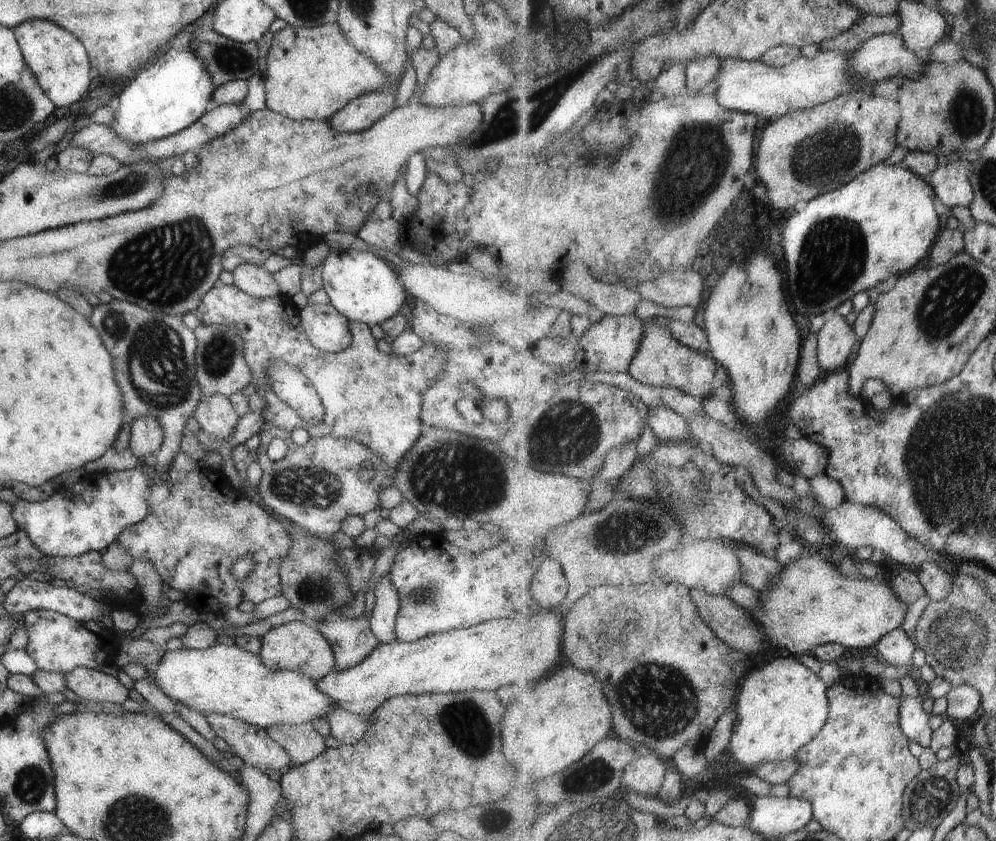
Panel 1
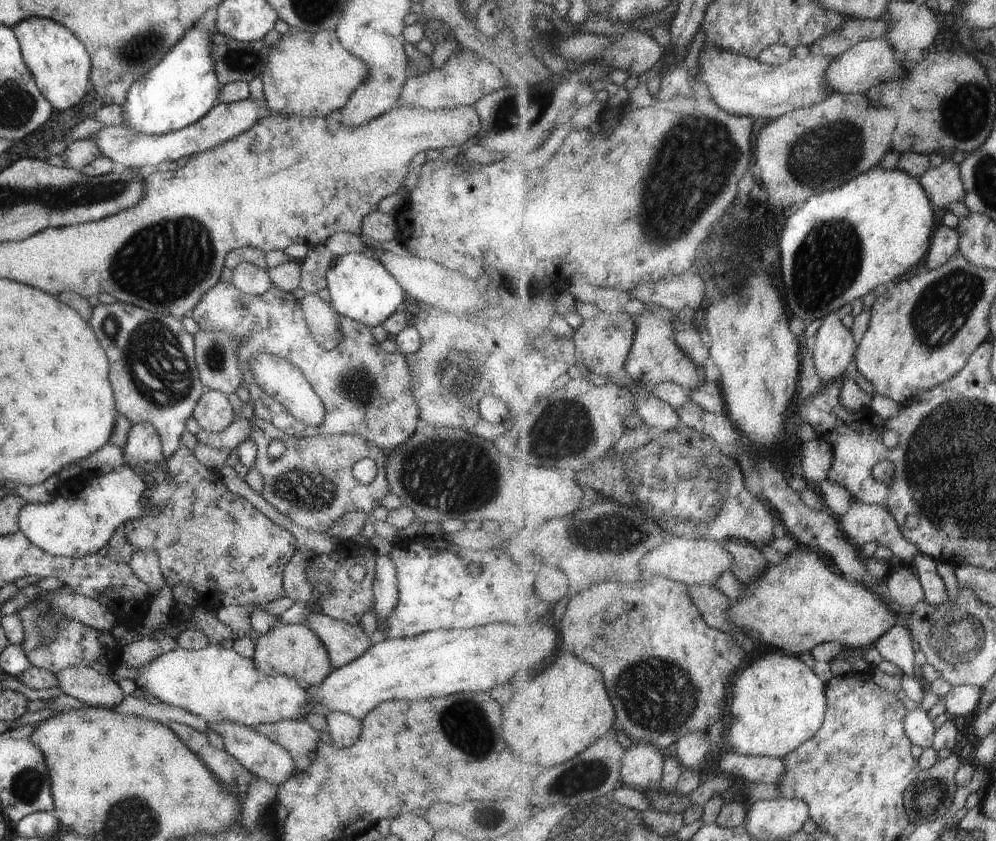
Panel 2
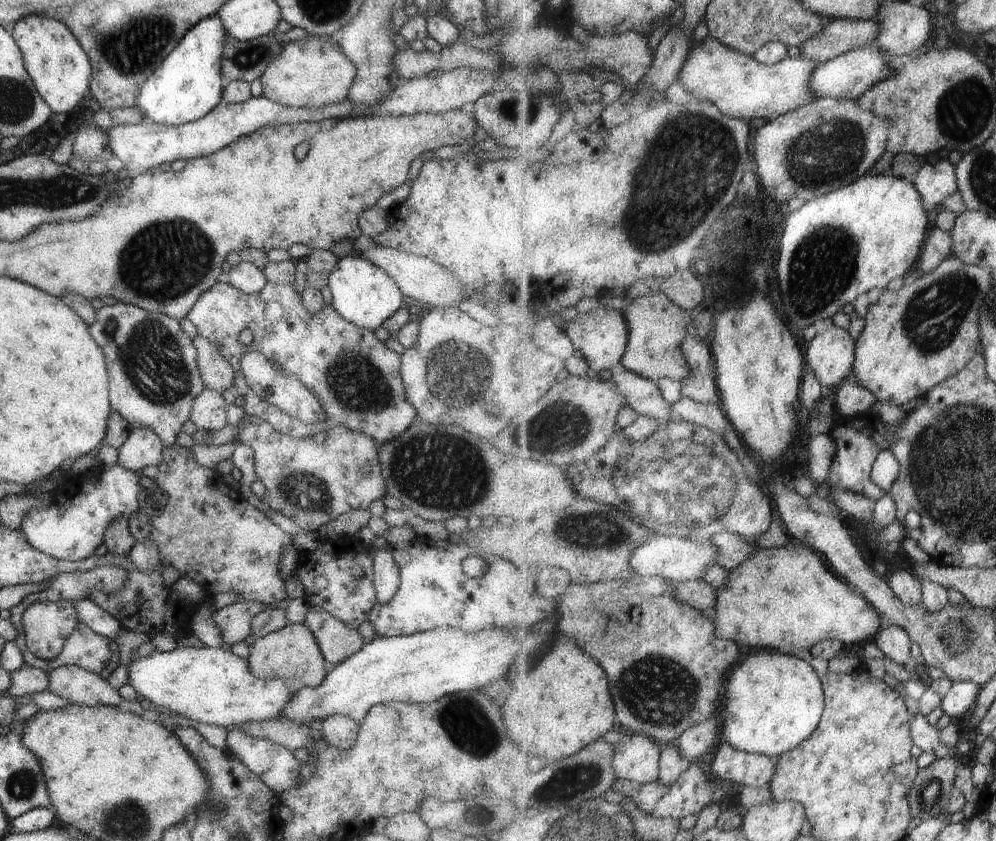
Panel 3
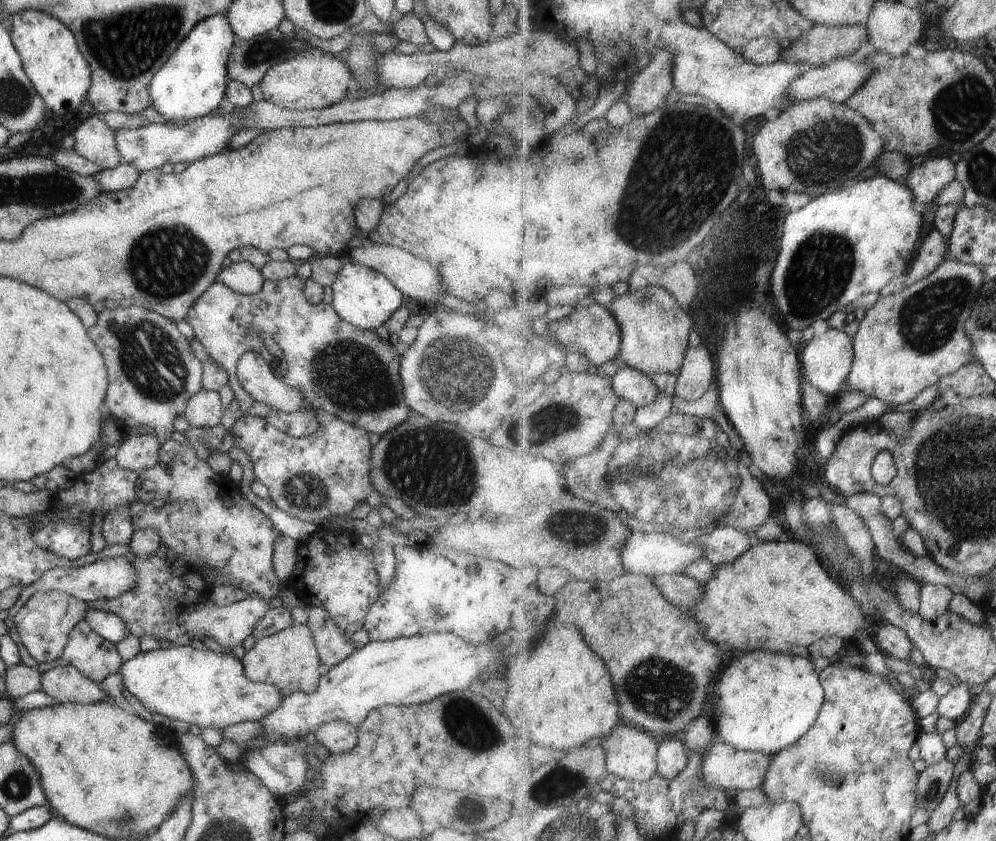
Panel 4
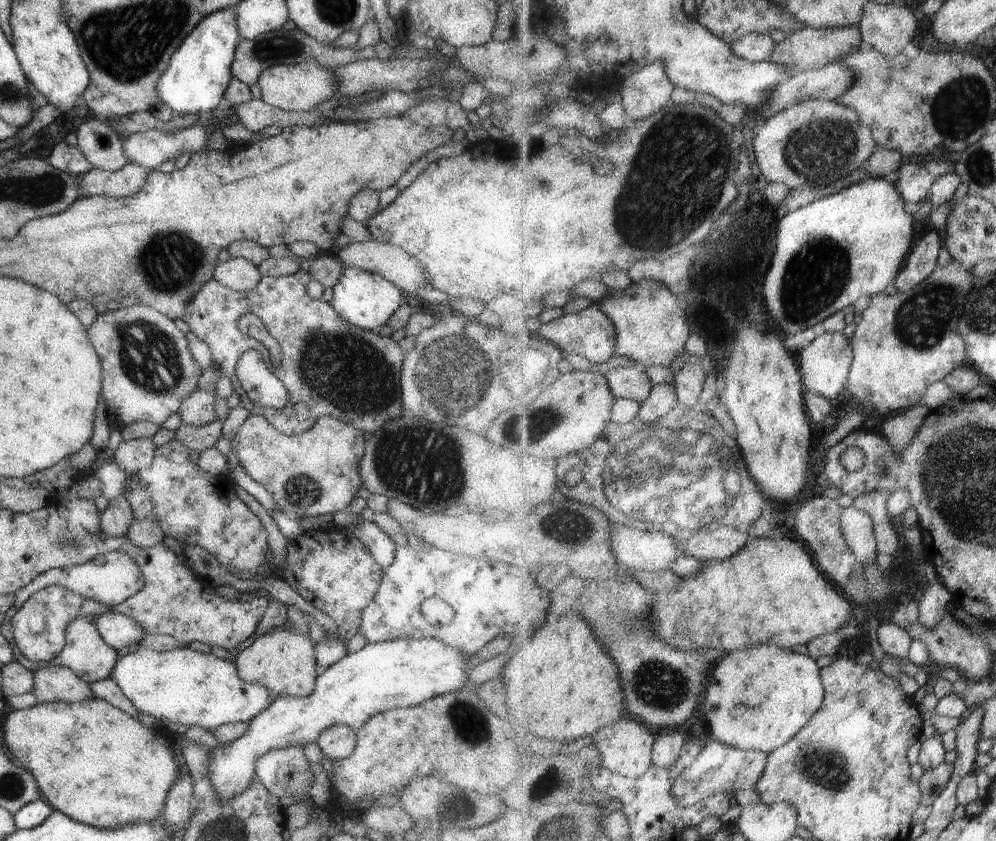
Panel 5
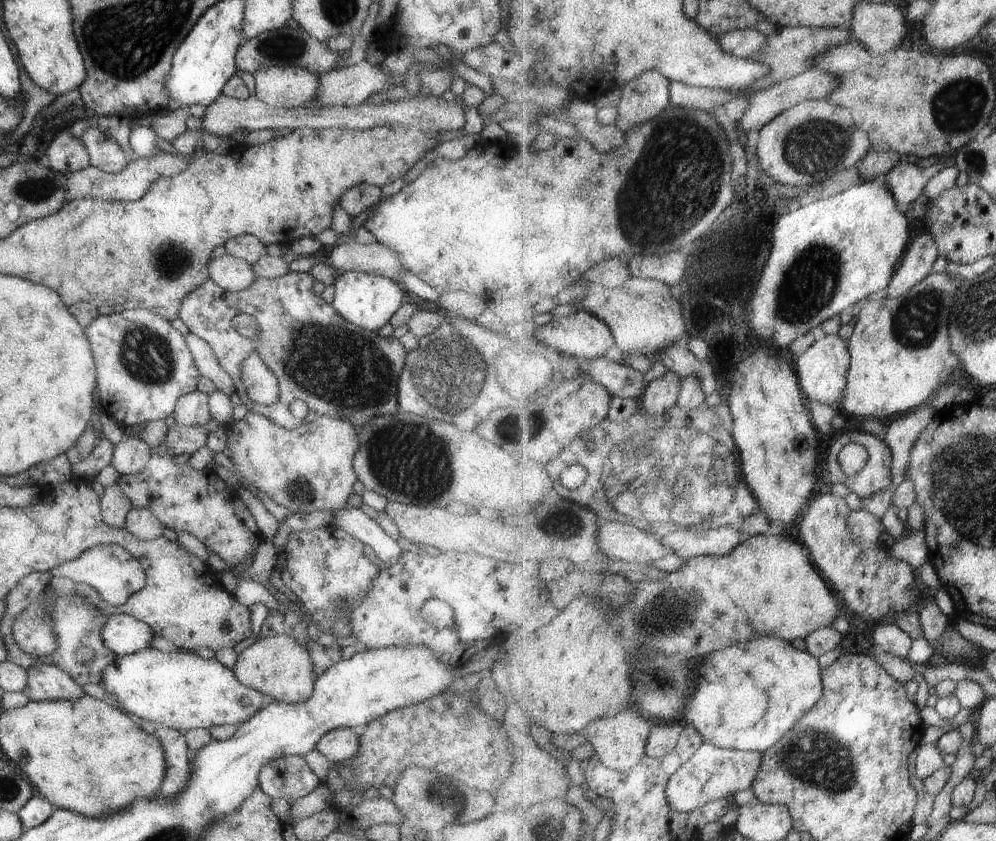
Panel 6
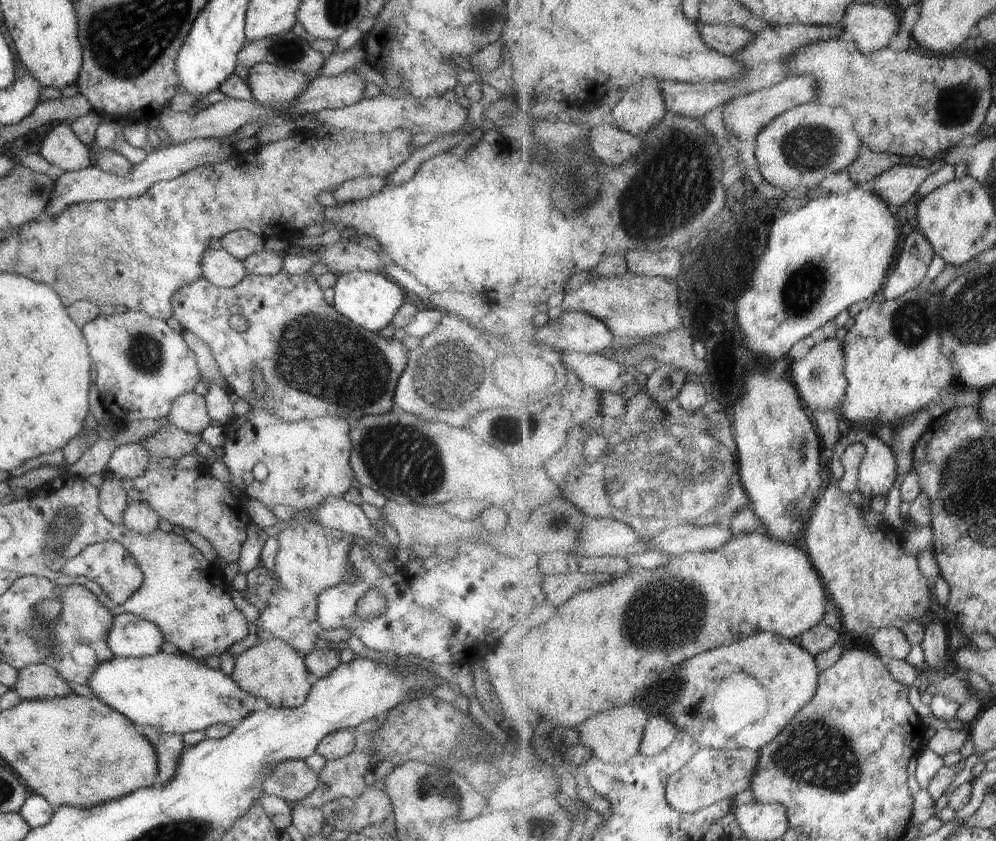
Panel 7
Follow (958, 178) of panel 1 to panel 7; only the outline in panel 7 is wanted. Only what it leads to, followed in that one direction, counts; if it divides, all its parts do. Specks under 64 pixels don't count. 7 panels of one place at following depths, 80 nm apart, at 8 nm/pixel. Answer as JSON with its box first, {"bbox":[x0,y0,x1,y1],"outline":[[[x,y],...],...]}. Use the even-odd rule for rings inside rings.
{"bbox":[874,158,948,207],"outline":[[[941,158],[941,162],[934,160],[931,168],[921,166],[895,166],[891,170],[877,176],[874,180],[874,192],[883,198],[889,206],[900,207],[907,204],[915,194],[919,192],[921,184],[929,179],[929,176],[939,172],[948,165],[947,160]]]}

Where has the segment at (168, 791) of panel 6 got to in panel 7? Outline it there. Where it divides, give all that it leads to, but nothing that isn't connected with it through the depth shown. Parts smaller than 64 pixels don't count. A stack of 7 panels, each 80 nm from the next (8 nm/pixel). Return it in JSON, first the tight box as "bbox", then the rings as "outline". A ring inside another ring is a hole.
{"bbox":[138,725,185,786],"outline":[[[141,725],[138,729],[157,754],[157,774],[153,786],[161,786],[175,774],[175,766],[179,766],[179,754],[185,748],[182,735],[161,732],[148,725]]]}

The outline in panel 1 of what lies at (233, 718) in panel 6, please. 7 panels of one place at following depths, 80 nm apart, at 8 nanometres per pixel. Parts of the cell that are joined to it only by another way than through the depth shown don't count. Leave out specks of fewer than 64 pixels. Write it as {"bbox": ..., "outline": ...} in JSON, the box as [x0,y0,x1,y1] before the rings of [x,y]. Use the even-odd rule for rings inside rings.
{"bbox":[146,640,335,728],"outline":[[[218,640],[203,650],[185,647],[179,647],[174,651],[166,650],[158,665],[146,669],[150,672],[152,683],[173,702],[180,702],[203,715],[227,715],[259,728],[272,724],[294,726],[297,723],[309,723],[313,718],[323,717],[335,708],[333,701],[314,687],[313,679],[293,671],[270,671],[260,663],[257,654],[241,648],[232,641]]]}

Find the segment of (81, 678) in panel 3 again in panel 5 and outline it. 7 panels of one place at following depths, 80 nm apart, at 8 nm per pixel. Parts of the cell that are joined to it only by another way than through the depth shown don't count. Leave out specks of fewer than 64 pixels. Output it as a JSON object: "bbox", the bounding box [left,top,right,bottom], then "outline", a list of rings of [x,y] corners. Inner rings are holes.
{"bbox":[32,664,91,703],"outline":[[[44,664],[32,672],[32,689],[37,703],[76,703],[91,695],[88,684],[81,682],[67,667]]]}

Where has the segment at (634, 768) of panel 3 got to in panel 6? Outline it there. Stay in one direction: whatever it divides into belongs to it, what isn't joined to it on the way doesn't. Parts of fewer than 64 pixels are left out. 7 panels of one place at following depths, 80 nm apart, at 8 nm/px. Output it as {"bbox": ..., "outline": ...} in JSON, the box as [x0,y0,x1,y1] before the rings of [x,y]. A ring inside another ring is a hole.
{"bbox":[582,707,653,772],"outline":[[[631,707],[617,716],[597,720],[582,734],[586,741],[595,748],[596,756],[603,765],[620,772],[626,772],[638,767],[647,756],[647,745],[649,736],[652,735],[652,726],[653,723],[644,717],[642,712]]]}

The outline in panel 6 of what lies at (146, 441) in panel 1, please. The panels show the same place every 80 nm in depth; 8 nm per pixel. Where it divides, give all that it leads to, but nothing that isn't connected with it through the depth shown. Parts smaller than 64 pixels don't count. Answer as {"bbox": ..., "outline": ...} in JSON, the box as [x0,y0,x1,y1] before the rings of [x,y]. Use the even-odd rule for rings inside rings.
{"bbox":[110,438,151,475],"outline":[[[123,438],[114,446],[110,466],[121,475],[137,475],[151,458],[150,450],[140,438]]]}

